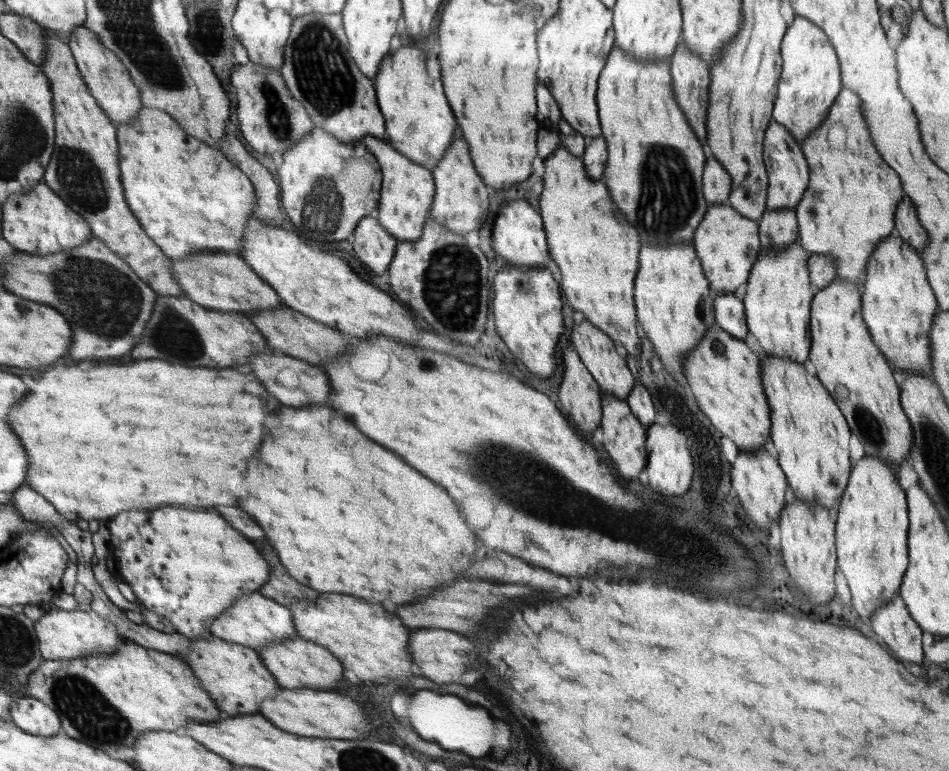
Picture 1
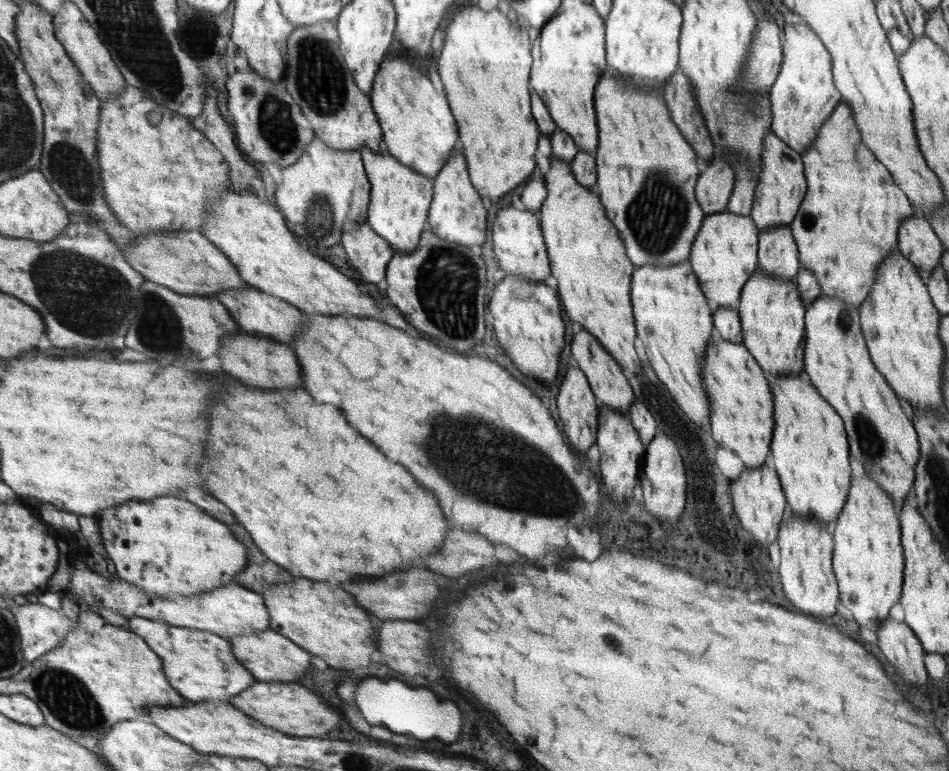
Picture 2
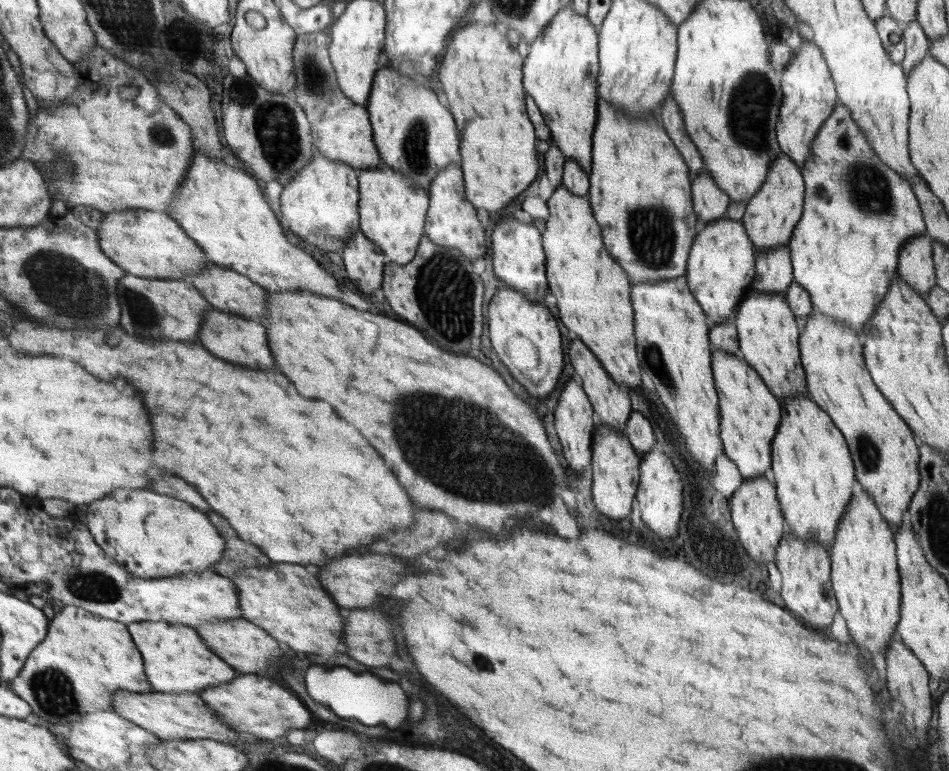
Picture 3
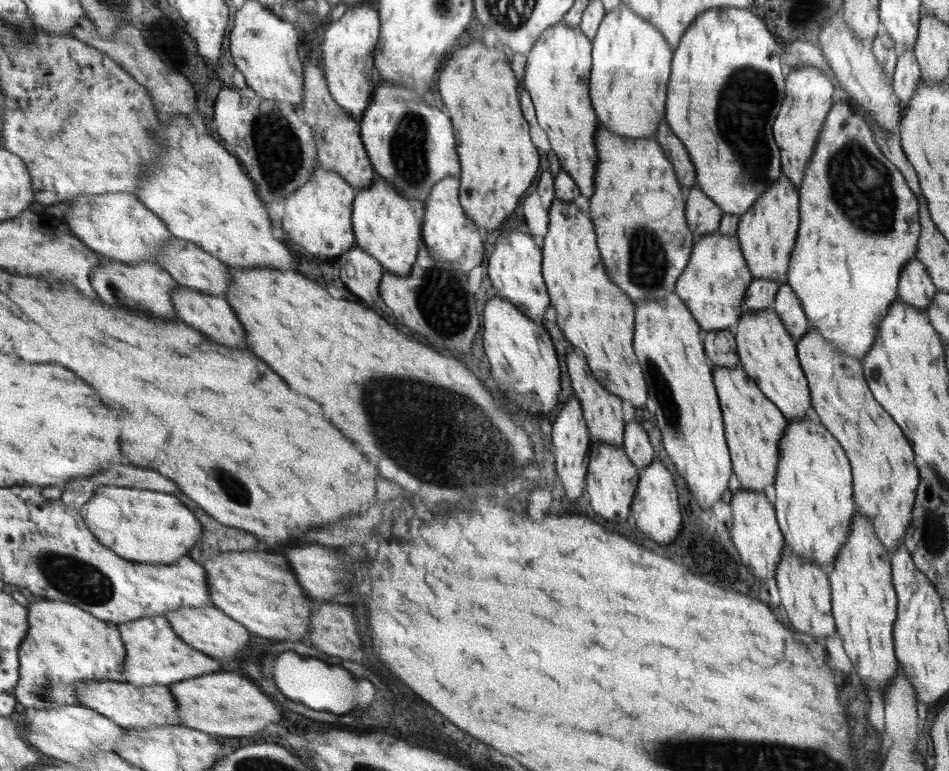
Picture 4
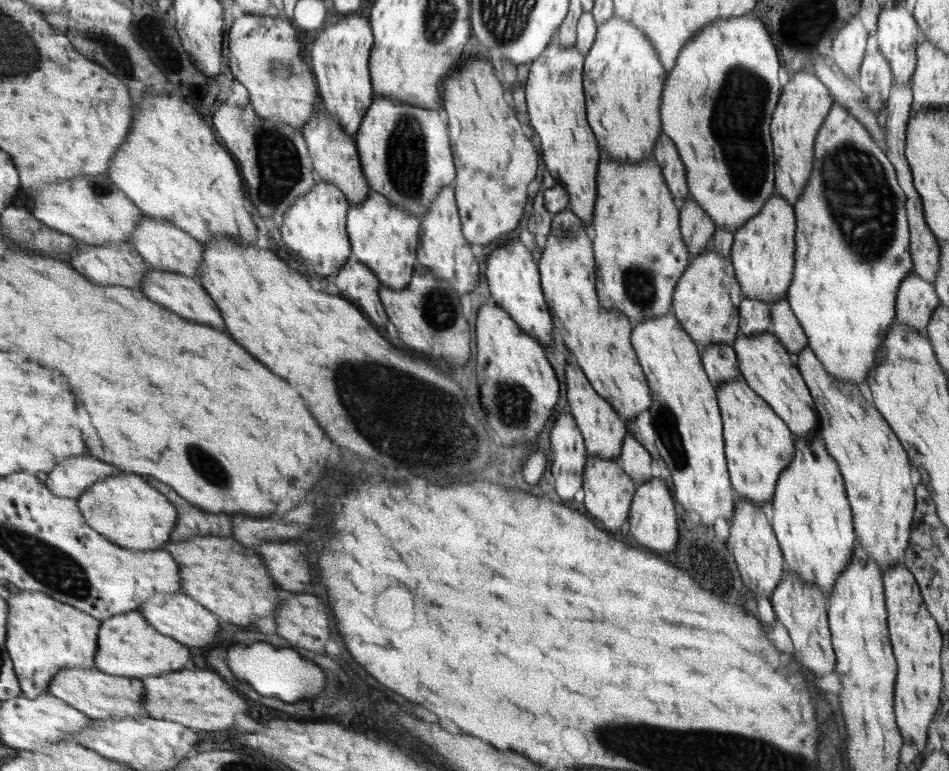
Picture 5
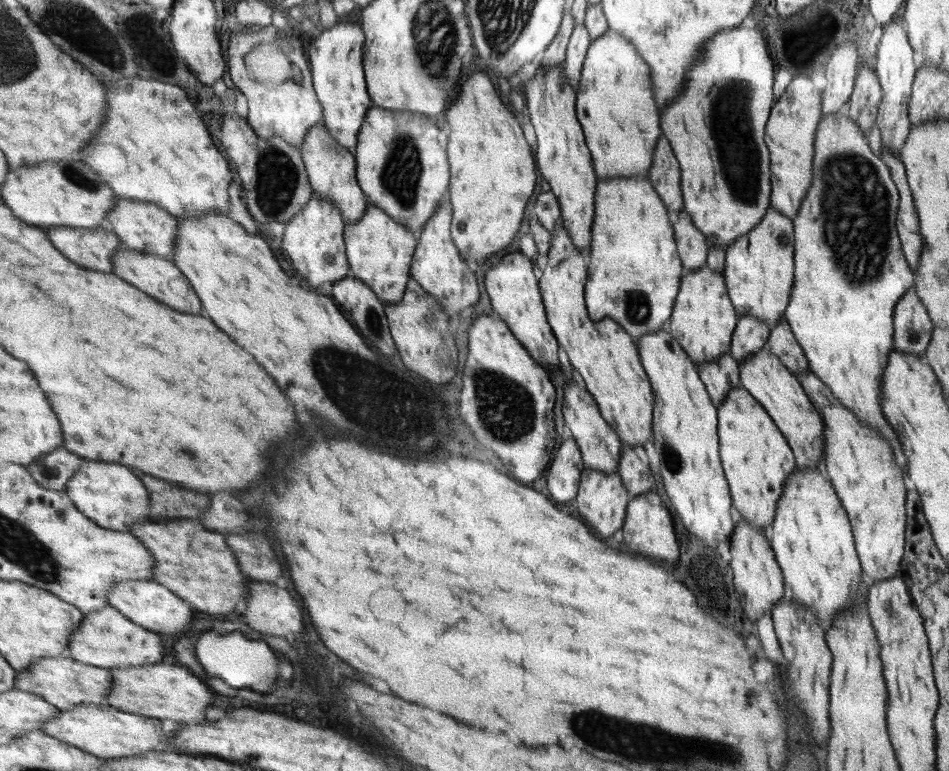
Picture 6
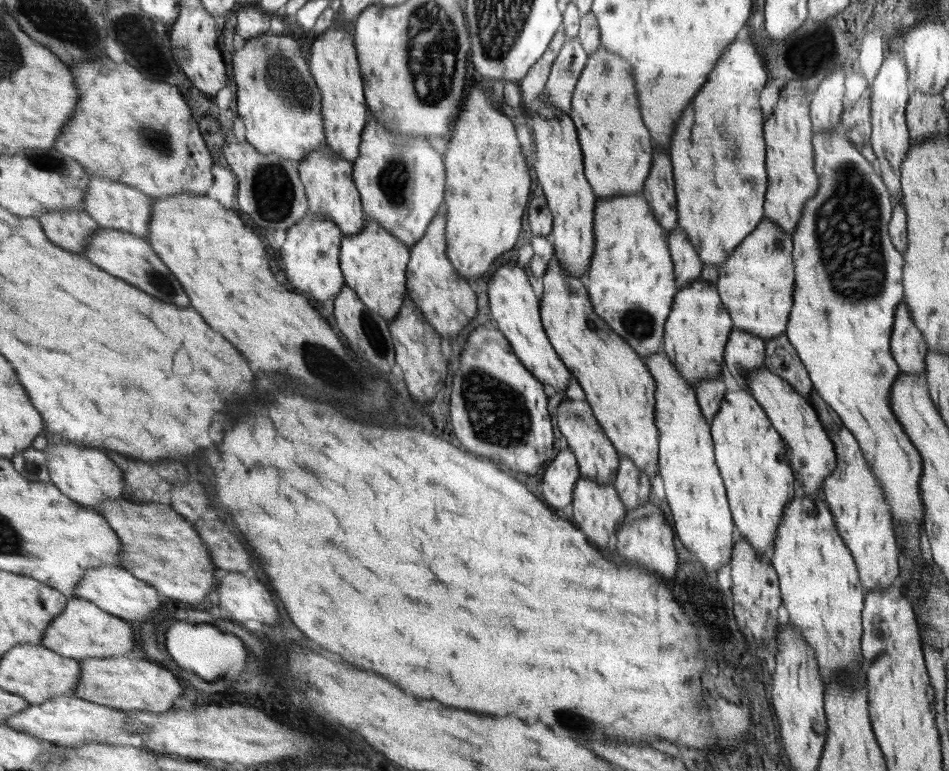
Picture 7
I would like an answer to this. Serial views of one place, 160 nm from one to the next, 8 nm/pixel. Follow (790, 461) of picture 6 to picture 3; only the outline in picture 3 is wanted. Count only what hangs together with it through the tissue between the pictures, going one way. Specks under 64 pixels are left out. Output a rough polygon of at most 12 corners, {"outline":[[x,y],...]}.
{"outline":[[712,350],[724,454],[771,466],[782,407],[739,354]]}

